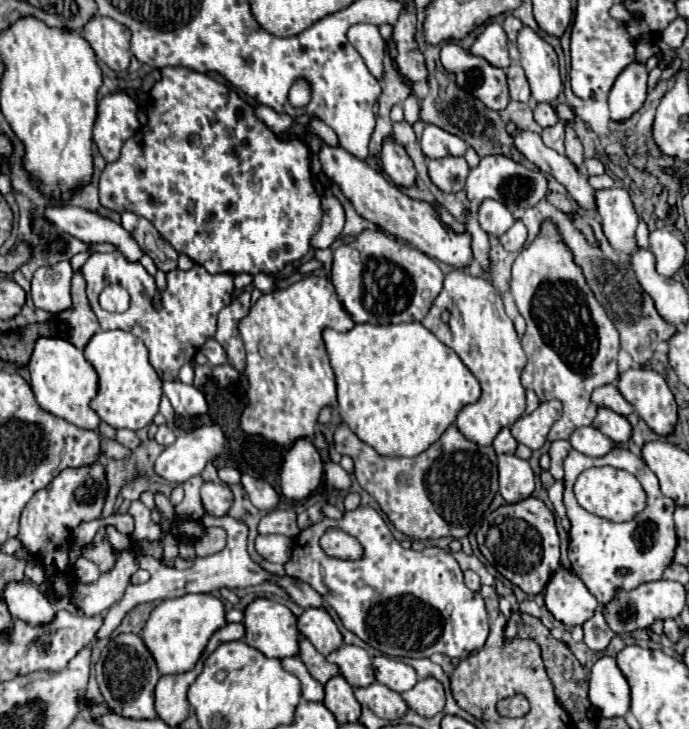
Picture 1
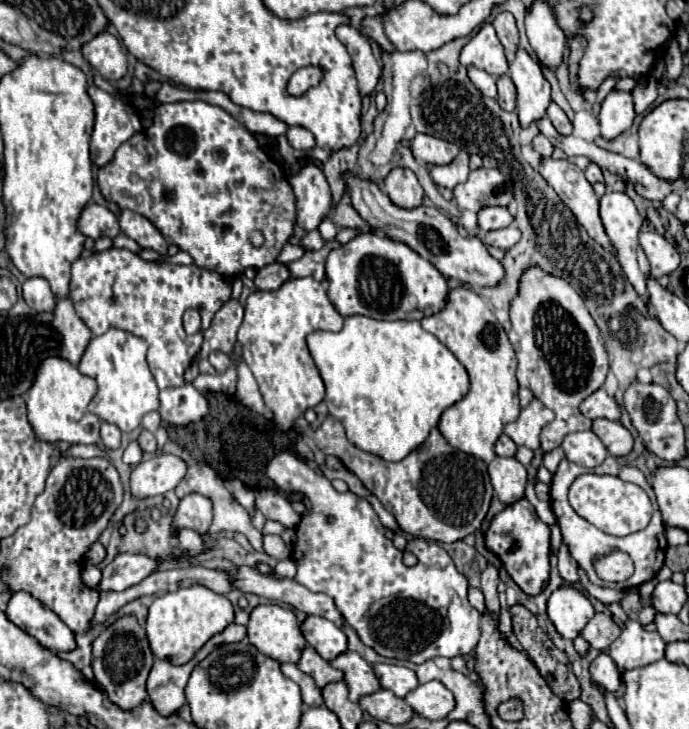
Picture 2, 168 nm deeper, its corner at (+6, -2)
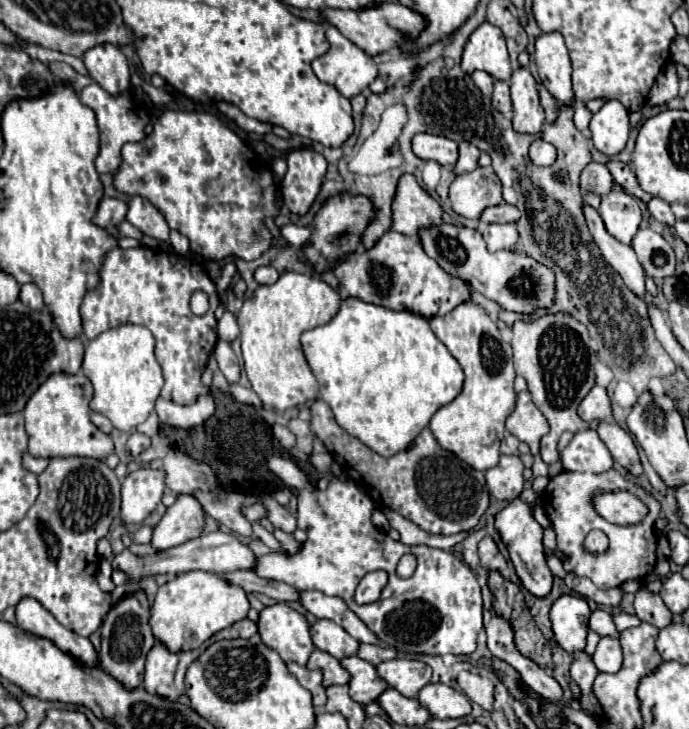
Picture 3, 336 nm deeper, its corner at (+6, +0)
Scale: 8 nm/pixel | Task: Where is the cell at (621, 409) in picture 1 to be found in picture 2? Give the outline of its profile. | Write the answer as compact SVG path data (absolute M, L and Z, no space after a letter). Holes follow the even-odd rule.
M602 387L582 401L580 411L590 419L606 417L606 419L612 419L612 421L620 421L620 407L618 407L616 399L610 397Z

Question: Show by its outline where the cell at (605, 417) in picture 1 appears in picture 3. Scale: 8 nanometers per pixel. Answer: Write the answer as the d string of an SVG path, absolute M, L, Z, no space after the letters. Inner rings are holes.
M600 423L596 431L598 431L600 439L604 441L604 445L608 447L608 451L612 453L616 463L626 467L634 477L644 473L636 445L622 427L618 427L616 423Z

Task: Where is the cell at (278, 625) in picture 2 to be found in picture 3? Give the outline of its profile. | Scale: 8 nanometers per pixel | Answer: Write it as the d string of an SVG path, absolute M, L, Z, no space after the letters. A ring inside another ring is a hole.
M276 603L272 607L266 607L260 613L260 621L258 621L258 633L262 637L262 643L270 649L274 649L282 661L290 663L298 663L298 665L306 665L308 655L314 651L314 643L310 639L310 625L306 621L304 615L300 615L298 611L294 611L292 607L288 607L286 603Z

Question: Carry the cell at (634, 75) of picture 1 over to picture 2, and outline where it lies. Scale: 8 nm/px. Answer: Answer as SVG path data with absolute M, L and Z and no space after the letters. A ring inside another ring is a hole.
M612 89L606 99L602 101L600 109L600 127L602 127L602 137L604 139L614 139L626 129L632 127L634 121L634 97L632 93L626 91L616 91Z

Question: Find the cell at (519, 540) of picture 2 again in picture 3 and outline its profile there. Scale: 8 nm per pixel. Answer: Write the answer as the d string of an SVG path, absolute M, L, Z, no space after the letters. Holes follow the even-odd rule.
M514 499L508 507L504 507L498 515L496 515L496 529L500 531L500 537L510 553L510 559L514 563L516 575L522 585L536 597L546 597L552 589L552 571L546 565L546 557L544 557L544 545L542 545L542 527L536 523L536 519L532 517L532 511L526 503L522 503L520 499Z

